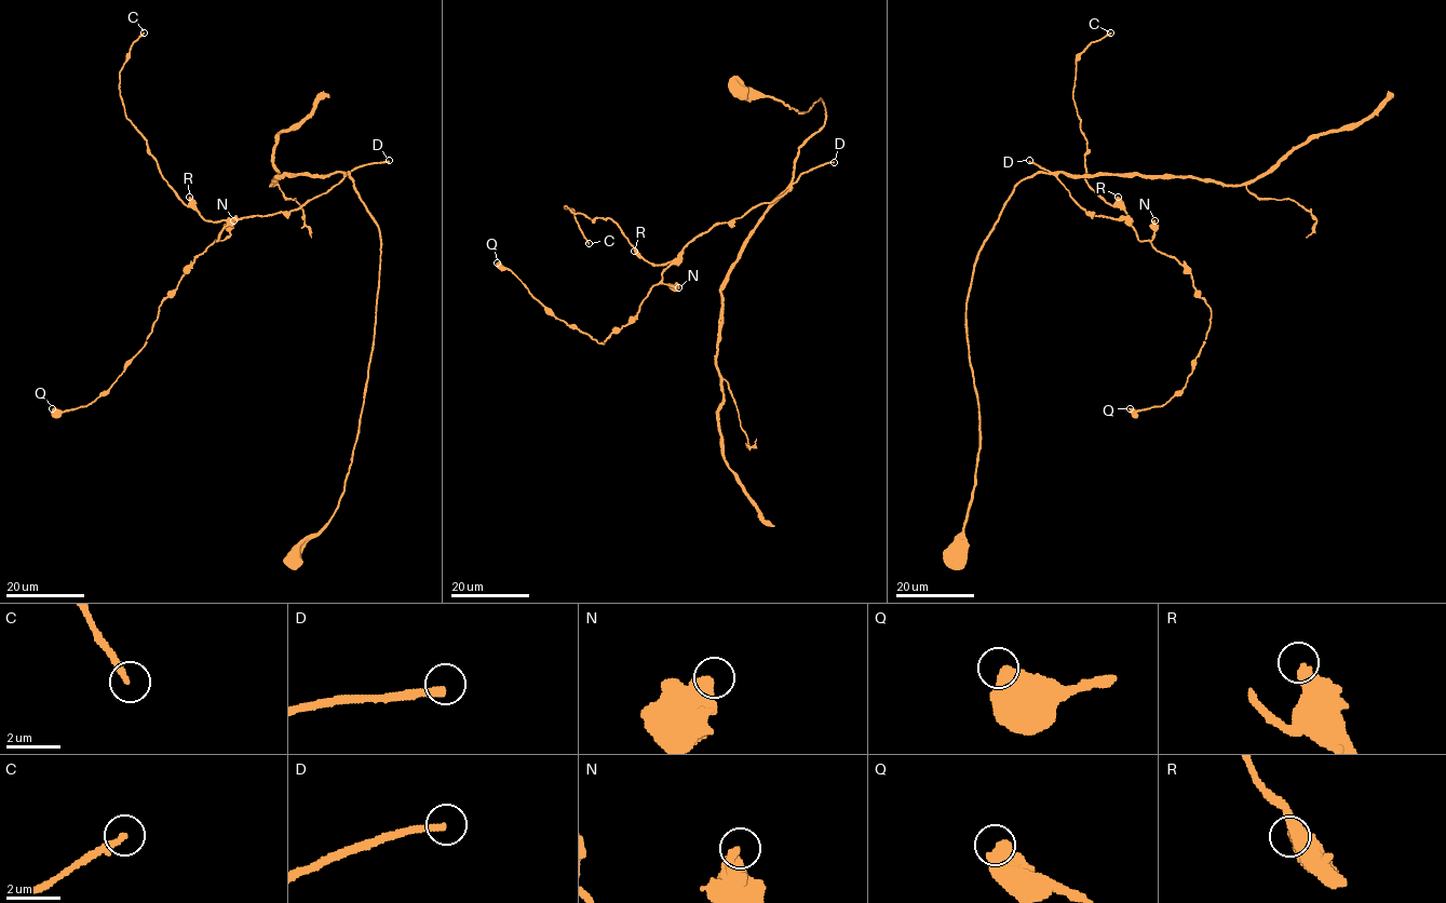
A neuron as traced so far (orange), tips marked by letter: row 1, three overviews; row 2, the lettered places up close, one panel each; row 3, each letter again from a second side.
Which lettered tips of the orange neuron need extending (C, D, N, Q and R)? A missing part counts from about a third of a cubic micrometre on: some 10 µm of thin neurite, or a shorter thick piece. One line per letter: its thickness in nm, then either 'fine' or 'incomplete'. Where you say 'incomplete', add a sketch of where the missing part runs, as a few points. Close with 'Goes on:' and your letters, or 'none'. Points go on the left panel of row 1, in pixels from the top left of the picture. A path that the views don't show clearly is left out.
C: calibre 240 nm; incomplete
D: calibre 280 nm; incomplete
N: calibre 440 nm; fine
Q: calibre 500 nm; fine
R: calibre 480 nm; fine
Goes on: C, D

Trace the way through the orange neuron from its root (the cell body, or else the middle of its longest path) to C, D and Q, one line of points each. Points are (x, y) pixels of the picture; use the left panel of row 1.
C: (291, 557), (343, 489), (380, 230), (348, 172), (287, 212), (210, 221), (187, 206), (120, 94), (144, 32)
D: (291, 557), (328, 522), (343, 489), (357, 434), (374, 340), (380, 230), (347, 173), (361, 165), (389, 160)
Q: (291, 557), (343, 489), (374, 340), (380, 230), (348, 172), (298, 209), (232, 219), (117, 380), (52, 408)

